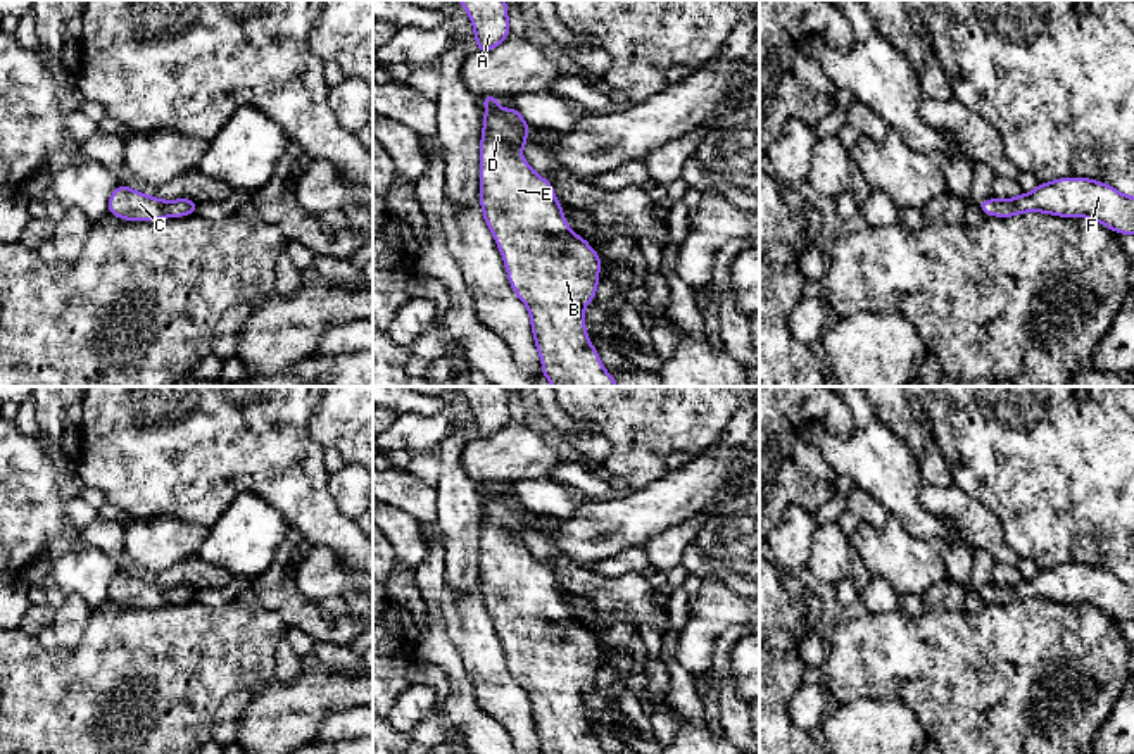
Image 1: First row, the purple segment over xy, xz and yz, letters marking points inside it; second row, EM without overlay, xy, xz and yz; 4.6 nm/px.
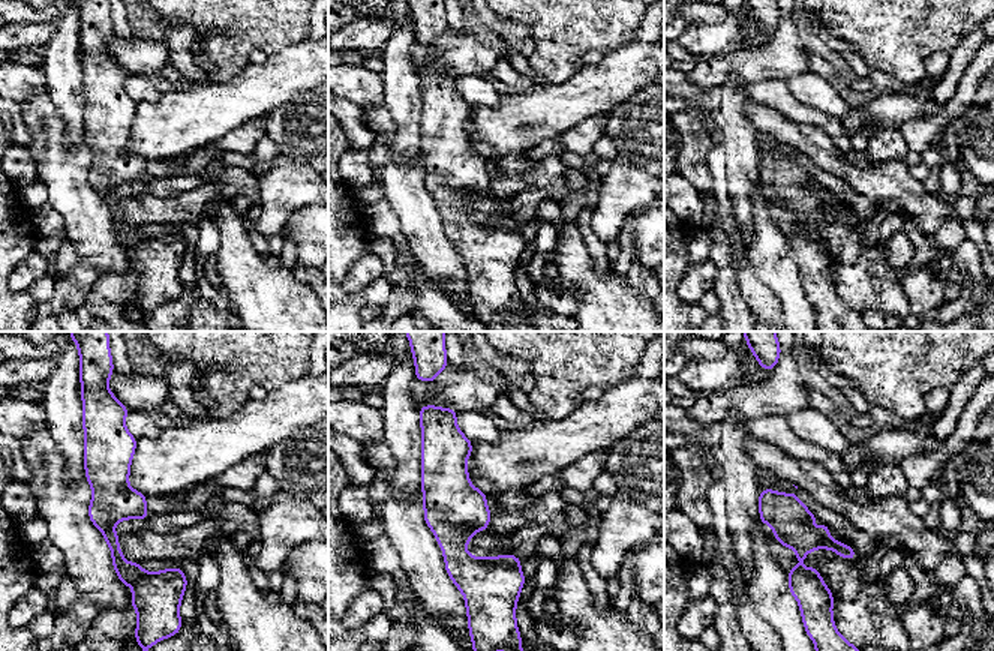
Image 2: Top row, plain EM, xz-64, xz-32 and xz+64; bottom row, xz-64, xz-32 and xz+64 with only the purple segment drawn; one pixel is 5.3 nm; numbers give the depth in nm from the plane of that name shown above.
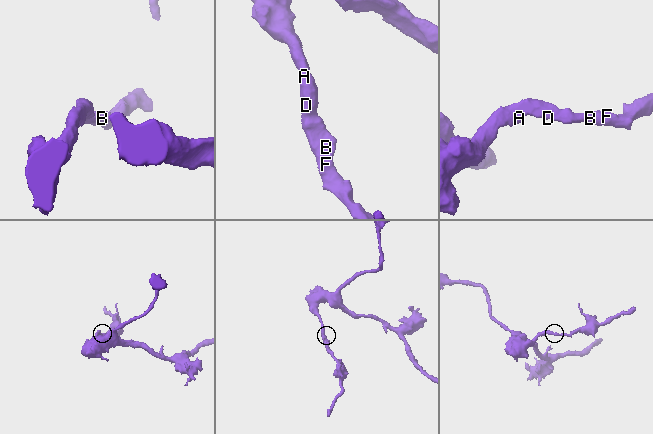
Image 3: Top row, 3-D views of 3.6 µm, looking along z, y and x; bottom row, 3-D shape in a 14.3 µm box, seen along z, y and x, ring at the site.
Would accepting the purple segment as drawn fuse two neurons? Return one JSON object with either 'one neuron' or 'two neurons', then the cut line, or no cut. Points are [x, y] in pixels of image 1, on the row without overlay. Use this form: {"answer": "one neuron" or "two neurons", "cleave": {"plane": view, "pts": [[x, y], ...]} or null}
{"answer": "one neuron", "cleave": null}

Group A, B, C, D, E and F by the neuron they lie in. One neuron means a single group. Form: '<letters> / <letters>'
A B C D E F

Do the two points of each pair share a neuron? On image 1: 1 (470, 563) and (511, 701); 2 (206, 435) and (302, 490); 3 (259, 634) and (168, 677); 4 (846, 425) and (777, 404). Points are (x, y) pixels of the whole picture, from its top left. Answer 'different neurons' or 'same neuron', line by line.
1: different neurons
2: same neuron
3: same neuron
4: same neuron

